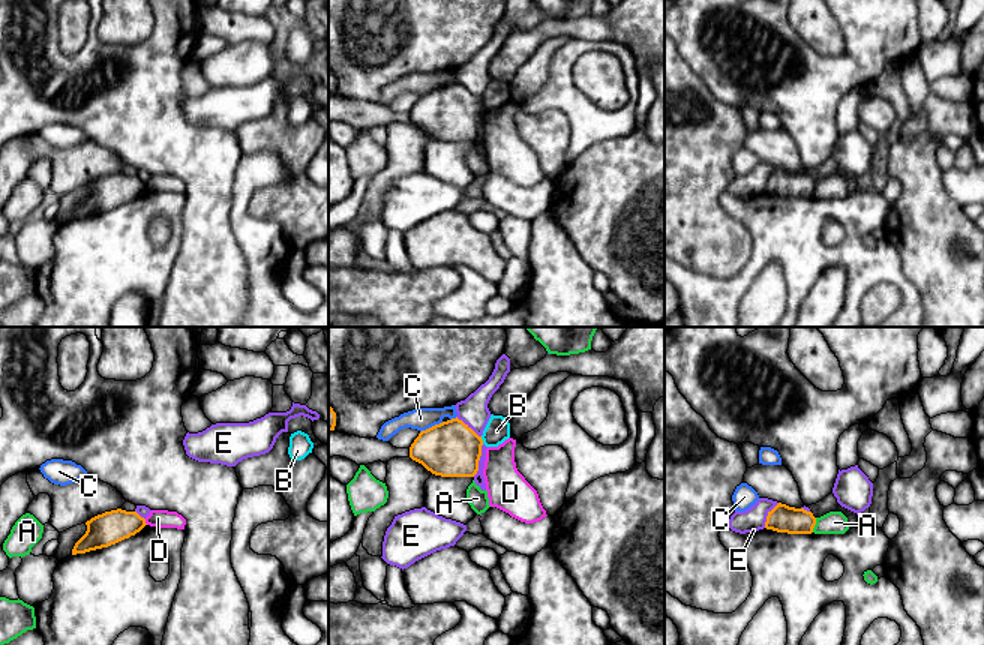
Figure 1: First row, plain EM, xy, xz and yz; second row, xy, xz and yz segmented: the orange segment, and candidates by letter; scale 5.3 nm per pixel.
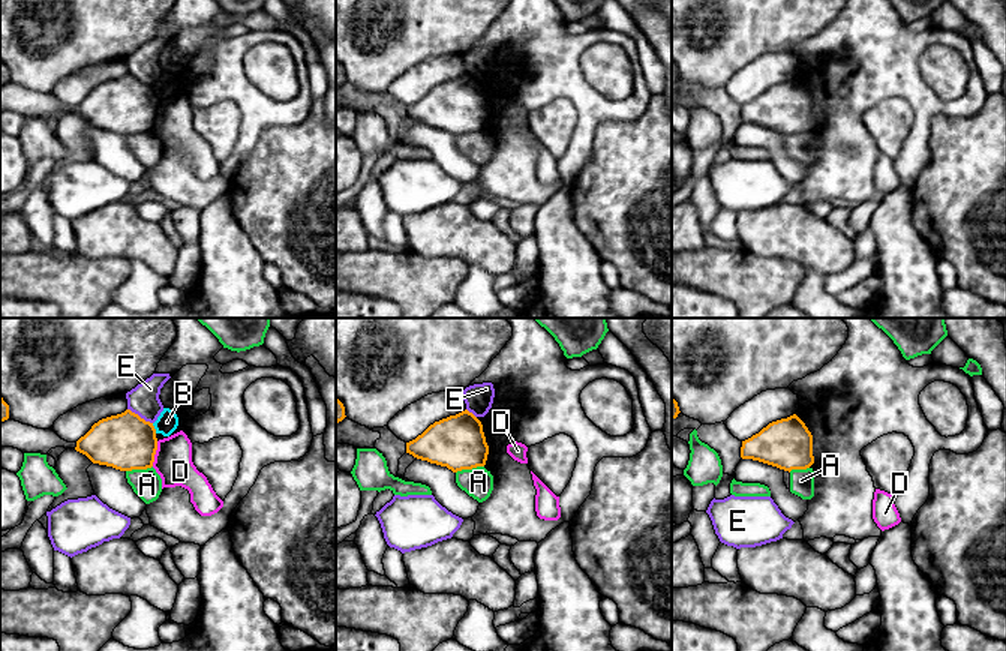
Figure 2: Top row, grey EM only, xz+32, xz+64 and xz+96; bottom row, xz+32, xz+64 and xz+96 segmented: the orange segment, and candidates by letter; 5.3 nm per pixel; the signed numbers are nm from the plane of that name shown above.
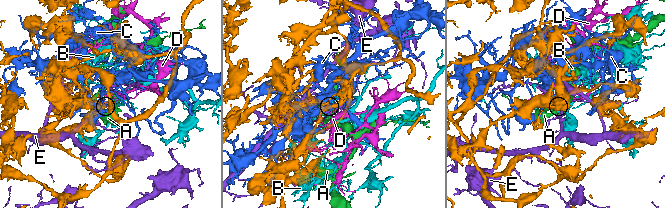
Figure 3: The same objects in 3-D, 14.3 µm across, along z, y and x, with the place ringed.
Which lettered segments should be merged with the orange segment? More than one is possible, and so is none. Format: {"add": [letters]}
{"add": []}

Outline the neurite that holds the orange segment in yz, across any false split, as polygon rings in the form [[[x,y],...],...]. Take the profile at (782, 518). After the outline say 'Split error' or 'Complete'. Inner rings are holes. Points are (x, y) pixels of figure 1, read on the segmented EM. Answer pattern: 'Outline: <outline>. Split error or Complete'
Outline: [[[778,502],[768,512],[765,528],[788,534],[812,534],[816,525],[816,518],[804,508],[789,507]]]. Complete

